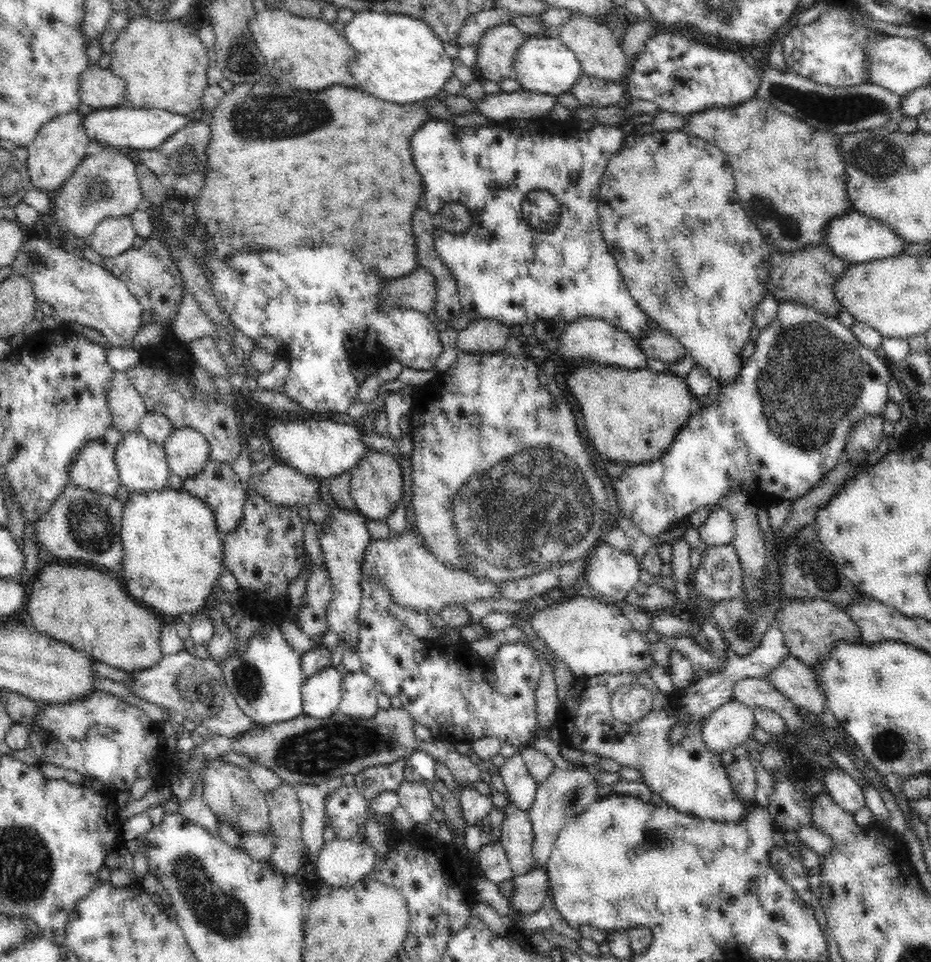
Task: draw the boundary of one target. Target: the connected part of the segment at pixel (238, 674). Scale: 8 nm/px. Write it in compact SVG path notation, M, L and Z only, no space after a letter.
M278 626L262 627L248 642L248 650L230 656L222 662L222 674L226 676L229 691L235 697L238 708L262 727L292 720L303 714L302 654L294 651Z

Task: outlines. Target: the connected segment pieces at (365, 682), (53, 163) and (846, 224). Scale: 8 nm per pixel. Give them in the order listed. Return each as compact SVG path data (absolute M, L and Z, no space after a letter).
M364 671L346 673L341 689L338 712L355 718L372 718L379 711L379 685Z
M78 110L60 114L40 128L34 140L26 147L24 161L32 188L53 193L83 162L83 158L92 149L92 142L84 129L83 114Z
M852 210L828 224L823 234L823 243L834 254L840 256L840 259L846 259L848 264L860 264L902 255L902 246L909 242L903 240L903 237L887 224Z

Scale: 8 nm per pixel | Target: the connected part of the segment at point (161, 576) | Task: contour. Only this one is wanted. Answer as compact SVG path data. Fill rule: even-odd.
M170 488L163 490L162 492L131 492L130 499L128 502L124 504L124 513L122 517L122 532L120 534L120 539L122 539L122 545L123 547L123 562L121 564L121 568L123 568L124 572L122 572L122 578L124 578L124 582L126 582L126 590L132 595L137 602L144 603L148 605L148 608L151 610L154 610L157 614L164 614L164 615L170 615L170 616L179 616L182 613L187 613L188 615L194 615L198 610L202 610L202 608L206 607L206 600L207 598L213 593L216 592L216 588L214 587L214 582L216 582L216 579L219 578L221 573L224 571L224 564L223 564L223 535L221 535L218 526L216 525L215 520L215 513L212 512L212 509L210 509L202 500L199 500L198 498L195 498L194 496L191 496L189 493L186 493L184 490L172 490Z

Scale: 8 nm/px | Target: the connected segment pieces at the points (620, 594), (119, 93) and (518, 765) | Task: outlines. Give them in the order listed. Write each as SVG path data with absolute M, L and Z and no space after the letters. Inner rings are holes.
M608 543L598 544L590 552L590 568L586 566L588 586L614 601L624 602L640 578L641 563L633 554L616 554Z
M103 64L87 68L79 84L79 99L93 109L113 109L126 105L125 83Z
M520 752L507 758L504 765L499 767L503 778L509 802L527 811L535 801L538 784L535 782Z

